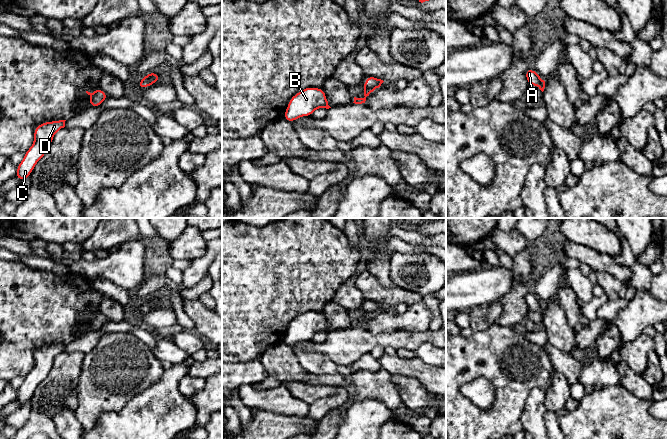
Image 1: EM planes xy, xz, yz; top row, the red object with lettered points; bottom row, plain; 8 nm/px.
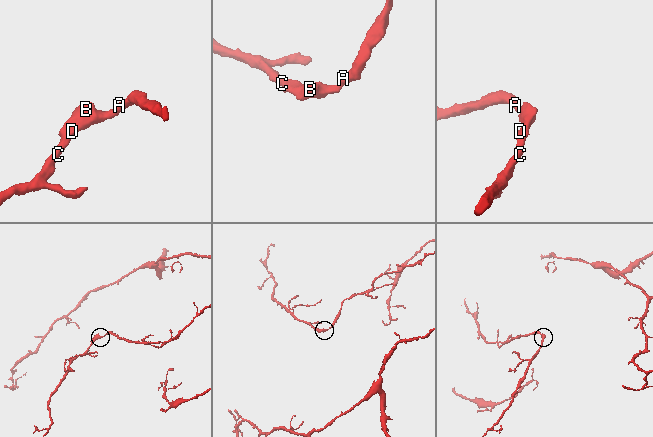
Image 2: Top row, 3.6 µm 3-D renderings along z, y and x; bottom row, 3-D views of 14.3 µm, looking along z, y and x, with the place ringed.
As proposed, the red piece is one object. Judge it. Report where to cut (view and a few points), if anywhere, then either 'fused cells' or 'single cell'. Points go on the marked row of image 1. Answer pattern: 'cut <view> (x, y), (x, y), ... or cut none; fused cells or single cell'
cut none; single cell

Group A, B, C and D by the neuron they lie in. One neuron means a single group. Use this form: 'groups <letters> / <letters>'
groups A B C D

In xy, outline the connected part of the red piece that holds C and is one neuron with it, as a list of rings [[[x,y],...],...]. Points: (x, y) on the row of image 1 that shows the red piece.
[[[66,120],[50,121],[39,124],[34,129],[34,143],[25,152],[17,166],[17,177],[21,182],[30,176],[35,165],[47,153],[56,132],[65,127]]]

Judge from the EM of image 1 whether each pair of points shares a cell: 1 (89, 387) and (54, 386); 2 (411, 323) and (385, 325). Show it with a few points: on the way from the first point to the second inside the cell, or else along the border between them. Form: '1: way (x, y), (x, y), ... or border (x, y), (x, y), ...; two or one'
1: border (82, 364), (77, 387), (77, 408), (75, 410); two
2: way (405, 323), (391, 323); one

